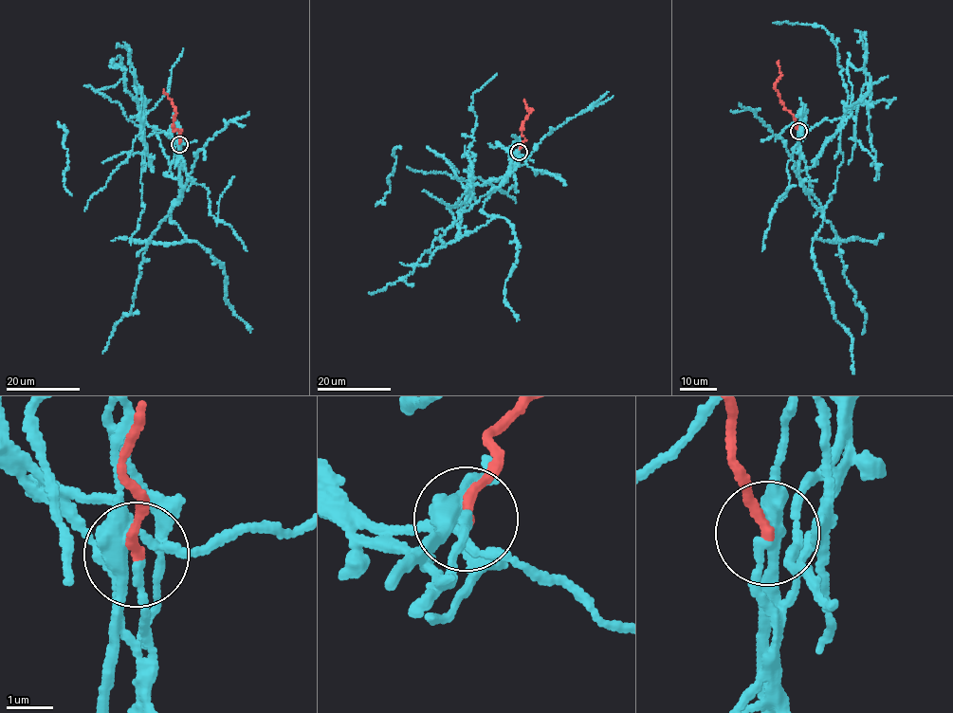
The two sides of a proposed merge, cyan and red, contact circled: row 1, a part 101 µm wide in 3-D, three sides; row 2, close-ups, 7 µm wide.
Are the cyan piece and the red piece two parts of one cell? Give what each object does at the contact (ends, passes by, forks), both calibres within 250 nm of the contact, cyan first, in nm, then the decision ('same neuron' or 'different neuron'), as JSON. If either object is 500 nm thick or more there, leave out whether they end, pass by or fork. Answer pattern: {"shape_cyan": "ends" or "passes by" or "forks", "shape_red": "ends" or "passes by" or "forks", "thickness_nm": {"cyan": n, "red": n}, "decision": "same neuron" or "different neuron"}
{"shape_cyan": "ends", "shape_red": "ends", "thickness_nm": {"cyan": 180, "red": 200}, "decision": "different neuron"}

